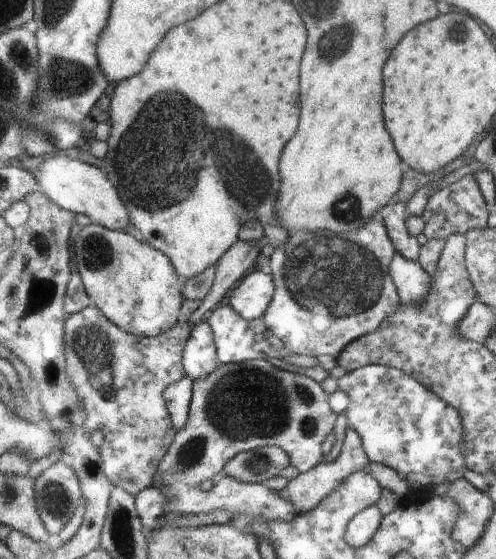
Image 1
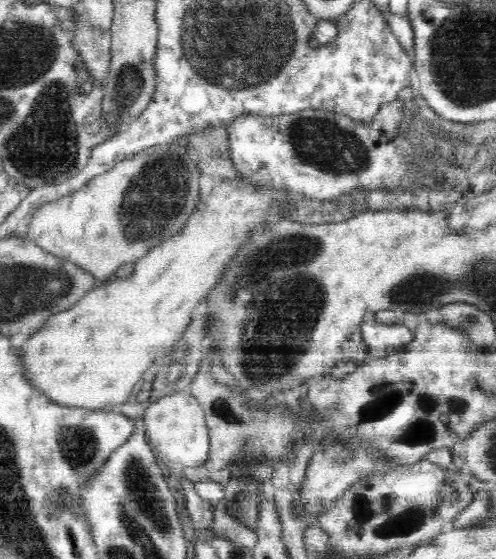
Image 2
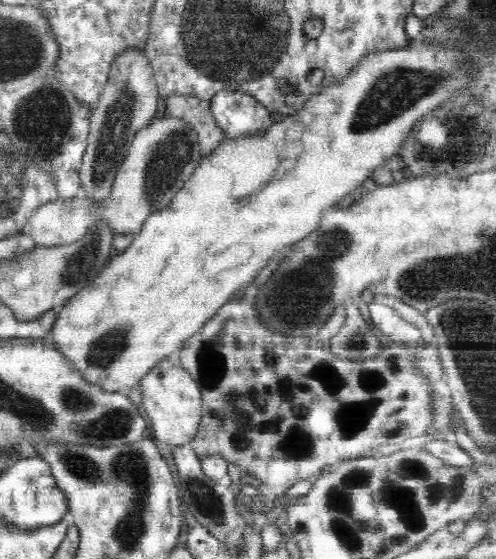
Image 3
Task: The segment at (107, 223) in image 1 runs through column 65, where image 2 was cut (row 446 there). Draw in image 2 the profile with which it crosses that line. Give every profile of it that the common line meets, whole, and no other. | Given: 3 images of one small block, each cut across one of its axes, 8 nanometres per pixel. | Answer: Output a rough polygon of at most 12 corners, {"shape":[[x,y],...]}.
{"shape":[[189,389],[156,400],[142,420],[173,468],[207,461],[205,413]]}

